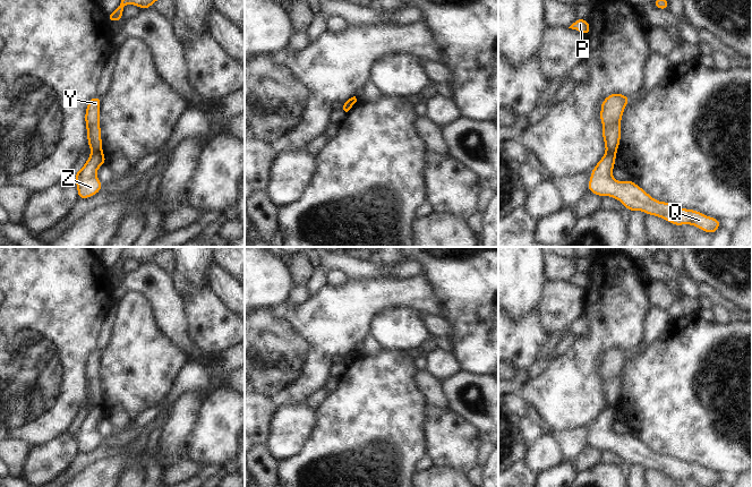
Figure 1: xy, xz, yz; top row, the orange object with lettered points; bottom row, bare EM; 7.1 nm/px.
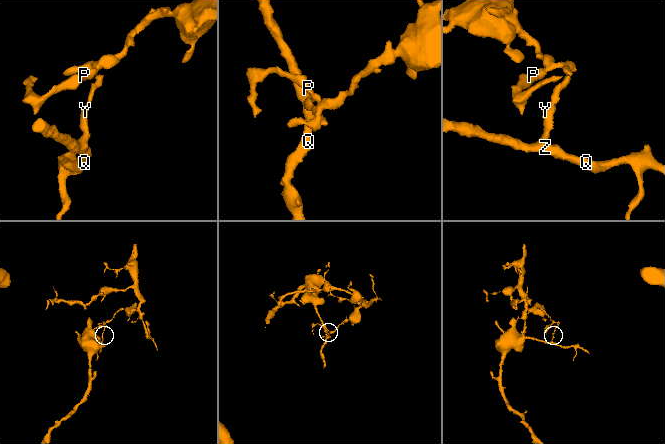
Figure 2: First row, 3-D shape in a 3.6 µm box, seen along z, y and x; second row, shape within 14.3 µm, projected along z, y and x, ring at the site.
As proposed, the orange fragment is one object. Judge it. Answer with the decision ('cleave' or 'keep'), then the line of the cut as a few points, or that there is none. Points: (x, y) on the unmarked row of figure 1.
cleave; cut xy (101, 404), (92, 407)

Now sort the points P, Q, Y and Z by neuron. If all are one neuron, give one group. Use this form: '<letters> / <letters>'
P Y / Q Z

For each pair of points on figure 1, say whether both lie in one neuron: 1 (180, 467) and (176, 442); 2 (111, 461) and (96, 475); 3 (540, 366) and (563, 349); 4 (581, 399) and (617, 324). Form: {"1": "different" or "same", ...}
{"1": "different", "2": "same", "3": "same", "4": "same"}

